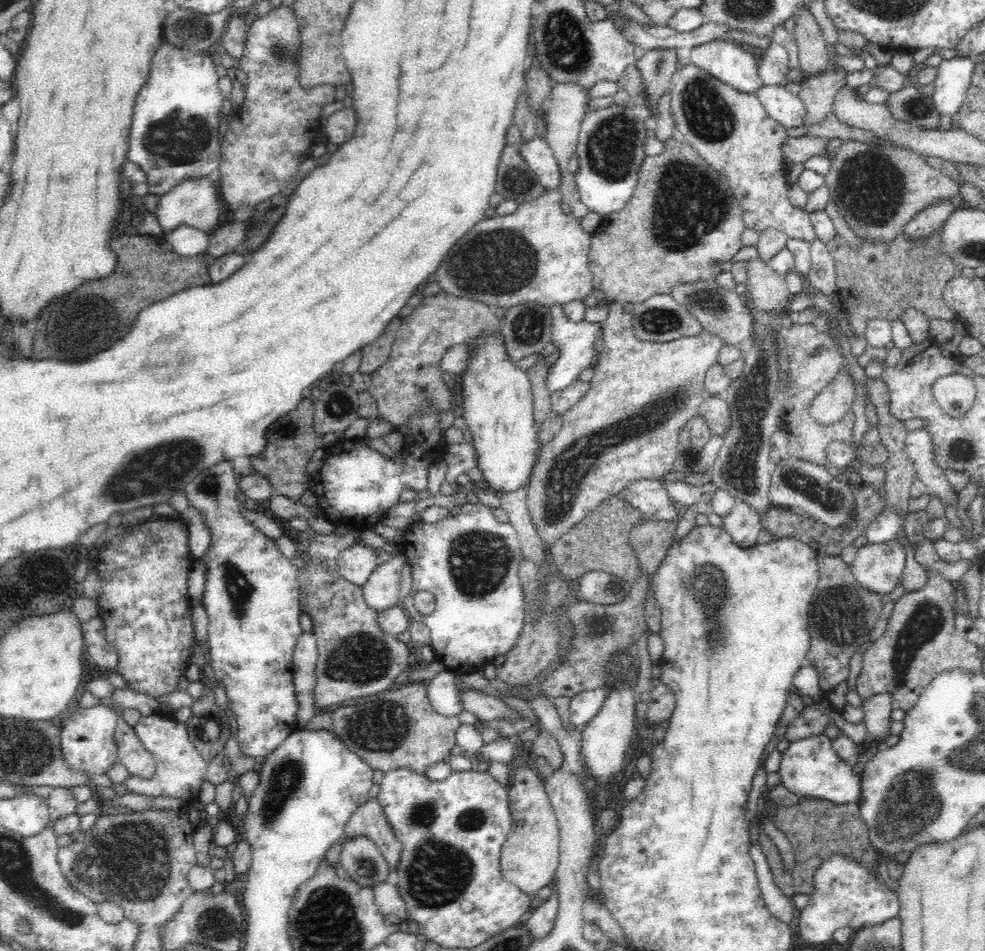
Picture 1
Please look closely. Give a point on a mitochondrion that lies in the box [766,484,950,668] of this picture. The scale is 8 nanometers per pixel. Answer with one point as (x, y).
(834, 616)

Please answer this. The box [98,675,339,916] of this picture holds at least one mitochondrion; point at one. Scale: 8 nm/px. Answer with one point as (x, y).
(287, 775)

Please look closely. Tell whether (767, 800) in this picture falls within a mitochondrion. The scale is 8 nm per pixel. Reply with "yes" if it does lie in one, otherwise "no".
no

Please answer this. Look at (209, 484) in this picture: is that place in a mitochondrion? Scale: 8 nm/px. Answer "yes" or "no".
yes

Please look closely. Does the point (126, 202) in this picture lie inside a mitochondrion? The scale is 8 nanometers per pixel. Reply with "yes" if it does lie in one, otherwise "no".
no

